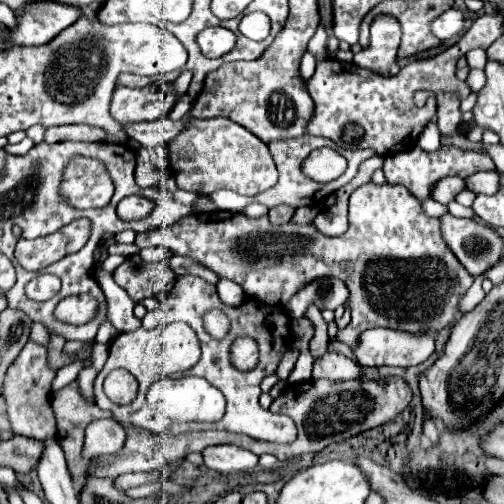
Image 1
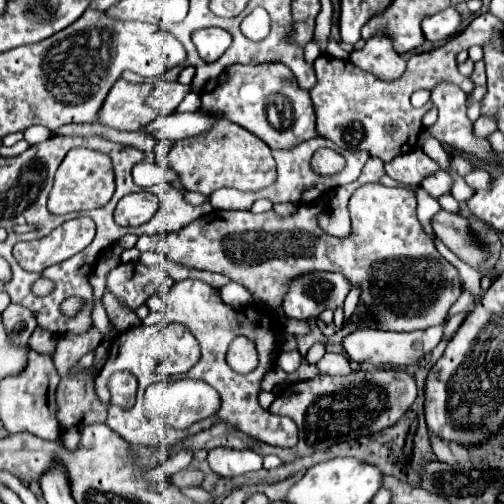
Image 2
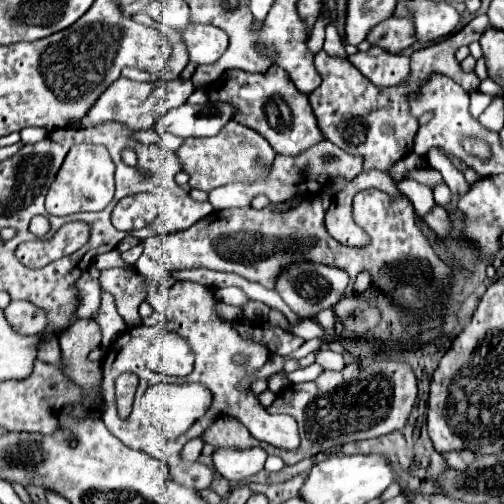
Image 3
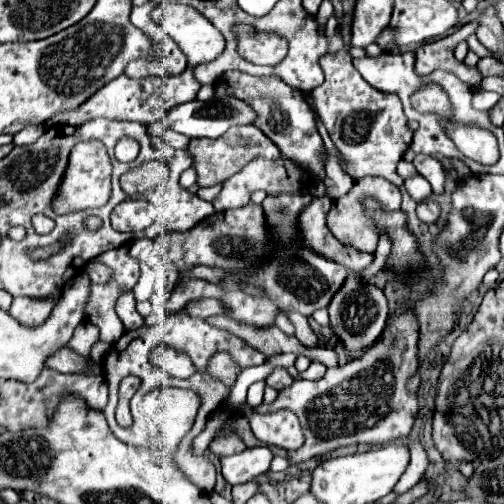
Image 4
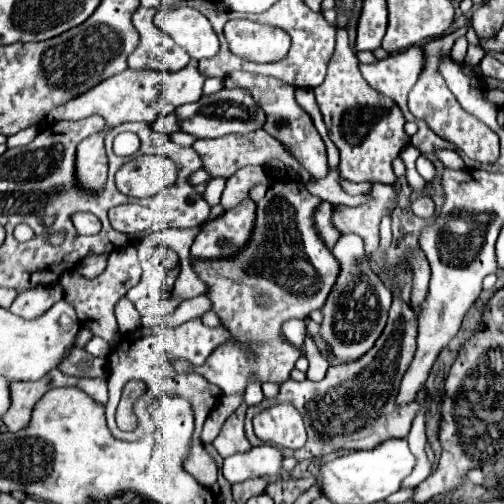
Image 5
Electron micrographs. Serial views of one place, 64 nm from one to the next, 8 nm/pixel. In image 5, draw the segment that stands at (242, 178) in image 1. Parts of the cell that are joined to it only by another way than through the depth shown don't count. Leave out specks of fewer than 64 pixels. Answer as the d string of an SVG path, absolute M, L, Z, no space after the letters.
M264 130L248 132L248 134L230 134L230 136L222 136L222 138L214 138L214 140L202 138L202 140L194 142L194 150L200 154L202 168L208 172L210 178L230 178L236 170L240 170L248 164L268 164L270 160L282 160L288 170L288 176L292 176L292 180L298 180L302 184L306 184L310 180L310 174L304 172L304 168L300 164L296 164L296 160L290 156L290 152Z

